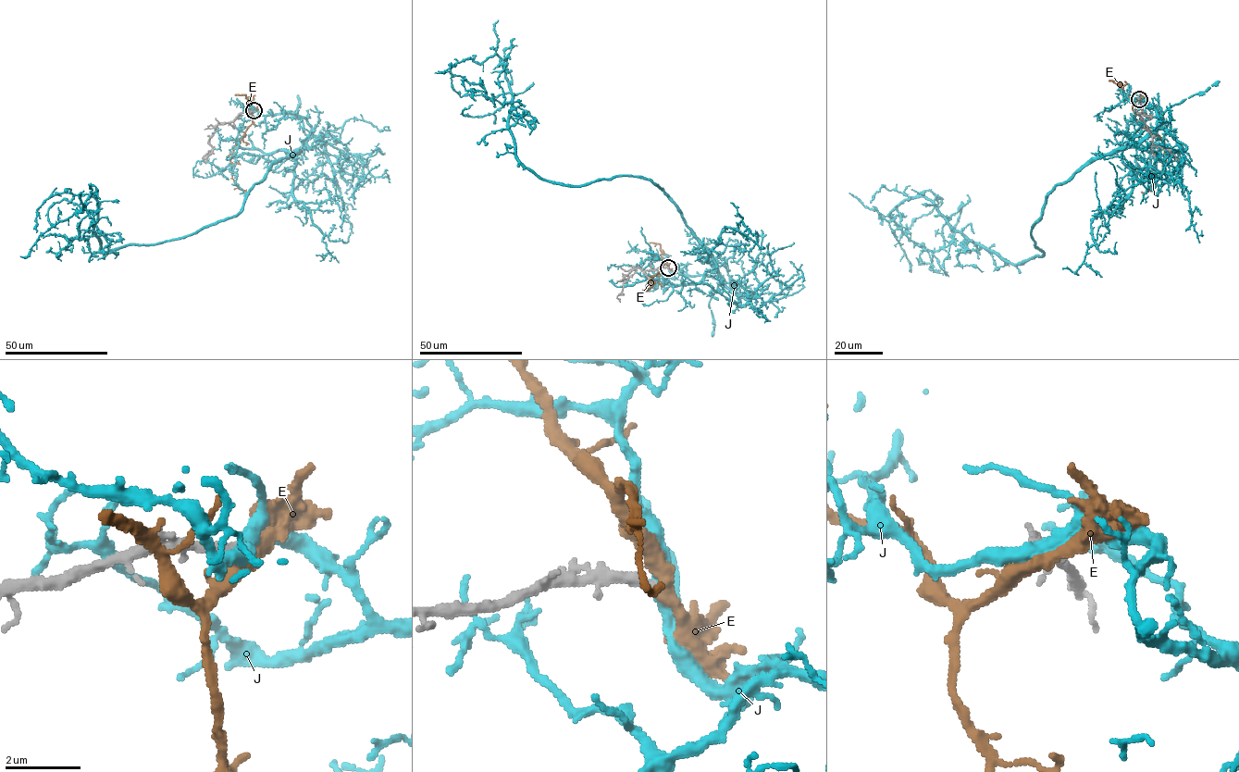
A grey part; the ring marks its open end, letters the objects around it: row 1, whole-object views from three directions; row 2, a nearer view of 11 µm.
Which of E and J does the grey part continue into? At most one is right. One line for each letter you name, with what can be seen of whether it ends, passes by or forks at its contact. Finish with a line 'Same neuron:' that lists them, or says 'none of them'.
E: it passes by
Same neuron: E

